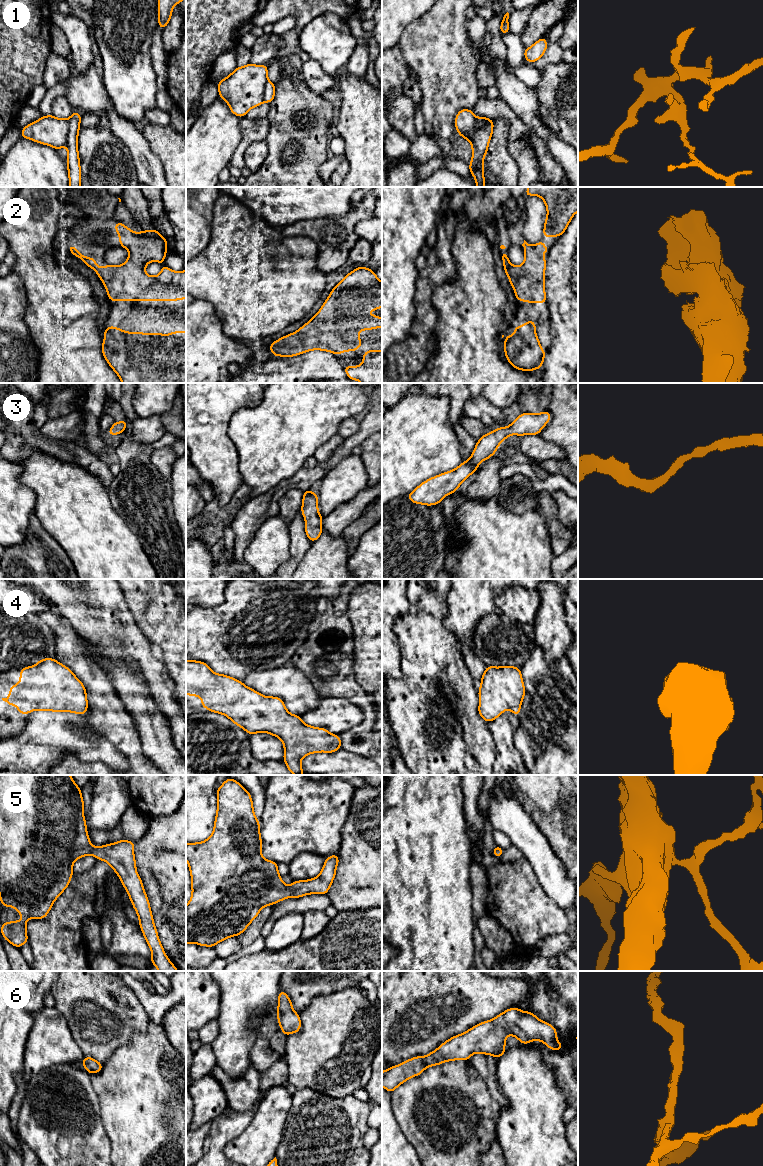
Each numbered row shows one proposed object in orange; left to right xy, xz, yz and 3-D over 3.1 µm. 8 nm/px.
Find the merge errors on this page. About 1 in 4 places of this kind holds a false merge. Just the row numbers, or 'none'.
1

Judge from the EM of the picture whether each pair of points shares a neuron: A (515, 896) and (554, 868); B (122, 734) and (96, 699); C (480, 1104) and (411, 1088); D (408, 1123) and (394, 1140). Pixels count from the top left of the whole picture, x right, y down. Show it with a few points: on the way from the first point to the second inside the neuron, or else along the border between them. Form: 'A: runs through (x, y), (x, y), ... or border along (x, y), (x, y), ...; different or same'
A: border along (525, 859), (529, 863), (542, 890), (551, 899); different
B: runs through (115, 725), (107, 717), (107, 710), (105, 708); same
C: runs through (463, 1091), (452, 1085), (442, 1084), (428, 1087); same
D: border along (392, 1109), (402, 1133), (415, 1150); different

